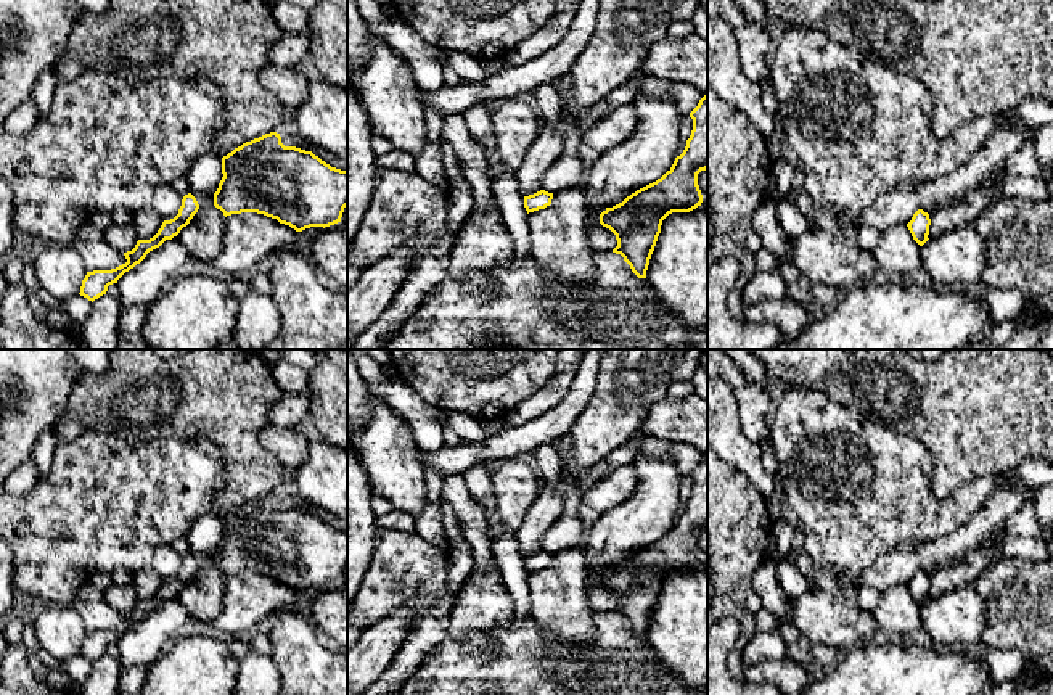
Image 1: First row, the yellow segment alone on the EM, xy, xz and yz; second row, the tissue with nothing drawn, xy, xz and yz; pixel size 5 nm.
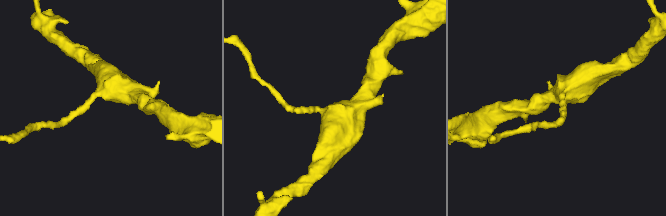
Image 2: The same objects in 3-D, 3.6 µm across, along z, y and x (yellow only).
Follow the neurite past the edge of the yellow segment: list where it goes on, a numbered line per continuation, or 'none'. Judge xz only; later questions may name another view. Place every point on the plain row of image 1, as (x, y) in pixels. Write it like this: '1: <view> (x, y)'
none

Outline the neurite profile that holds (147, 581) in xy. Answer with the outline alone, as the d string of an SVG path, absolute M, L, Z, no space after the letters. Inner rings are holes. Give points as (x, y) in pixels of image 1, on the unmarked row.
M150 566L132 573L132 584L137 587L138 600L153 598L162 586L159 574Z

